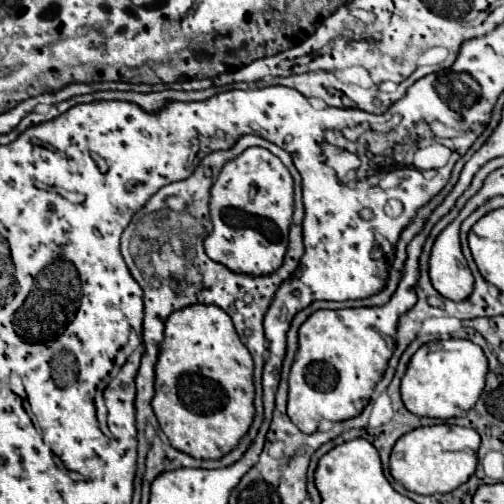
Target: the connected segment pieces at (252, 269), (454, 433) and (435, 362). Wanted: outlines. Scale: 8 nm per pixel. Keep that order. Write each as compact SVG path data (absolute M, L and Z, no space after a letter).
M246 148L240 156L226 162L220 170L216 182L212 184L210 192L210 220L212 220L212 232L204 240L206 254L228 266L230 270L244 272L244 274L270 274L276 268L280 268L286 246L288 246L288 228L292 222L292 210L294 210L294 182L286 166L280 162L278 156L268 152L266 148Z
M434 424L414 428L392 448L390 474L406 490L416 494L446 494L462 486L476 470L476 450L480 436L472 428L454 424Z
M436 340L422 344L408 362L402 376L400 394L404 406L416 416L448 420L464 410L470 410L484 390L488 360L482 348L470 340Z

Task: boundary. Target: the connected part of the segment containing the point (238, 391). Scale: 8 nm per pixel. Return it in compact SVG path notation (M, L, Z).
M192 304L188 308L172 312L172 316L168 316L166 320L164 340L156 362L156 394L152 398L152 408L158 426L166 434L168 442L176 450L200 460L220 458L222 454L230 452L238 444L238 440L248 432L254 418L252 372L252 356L240 342L230 316L222 308L216 308L212 304Z

